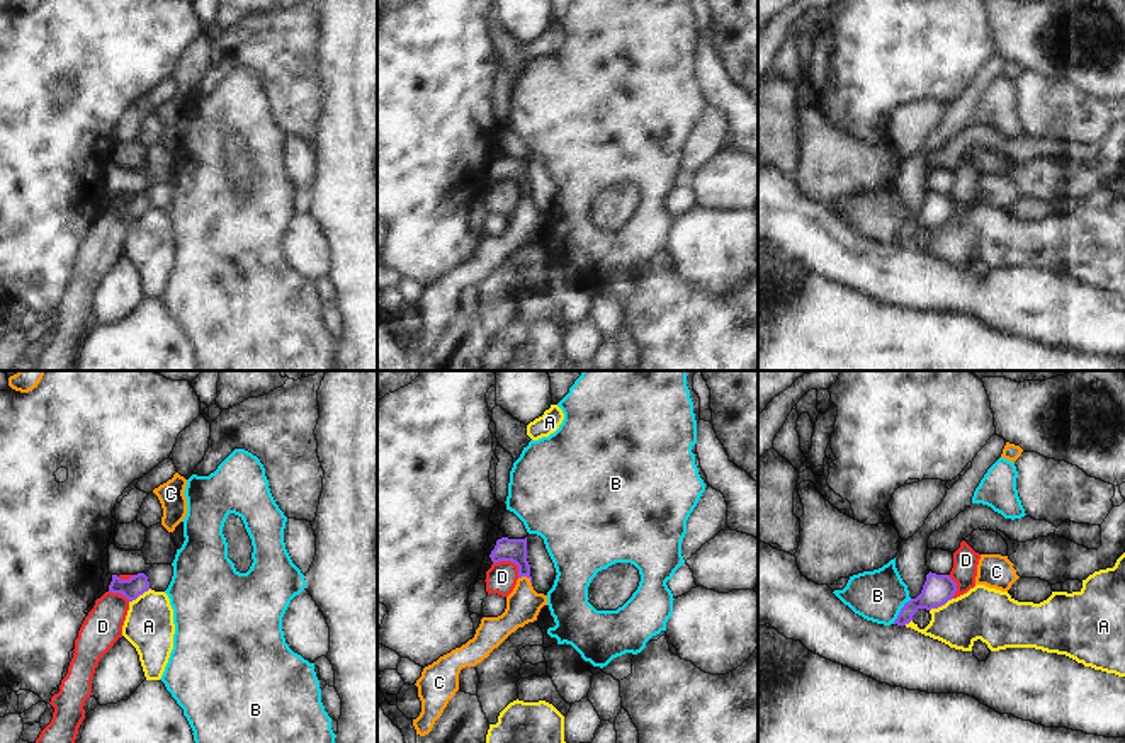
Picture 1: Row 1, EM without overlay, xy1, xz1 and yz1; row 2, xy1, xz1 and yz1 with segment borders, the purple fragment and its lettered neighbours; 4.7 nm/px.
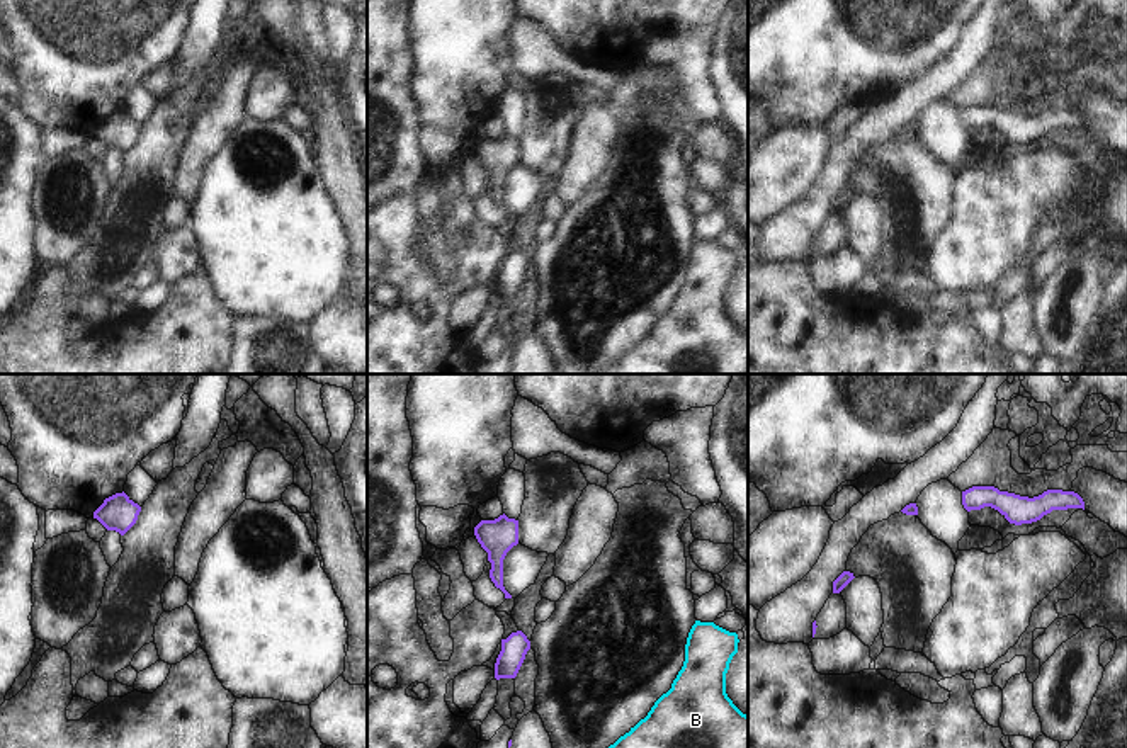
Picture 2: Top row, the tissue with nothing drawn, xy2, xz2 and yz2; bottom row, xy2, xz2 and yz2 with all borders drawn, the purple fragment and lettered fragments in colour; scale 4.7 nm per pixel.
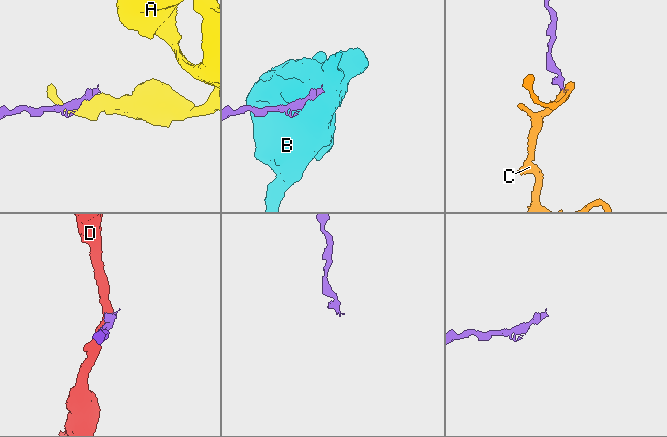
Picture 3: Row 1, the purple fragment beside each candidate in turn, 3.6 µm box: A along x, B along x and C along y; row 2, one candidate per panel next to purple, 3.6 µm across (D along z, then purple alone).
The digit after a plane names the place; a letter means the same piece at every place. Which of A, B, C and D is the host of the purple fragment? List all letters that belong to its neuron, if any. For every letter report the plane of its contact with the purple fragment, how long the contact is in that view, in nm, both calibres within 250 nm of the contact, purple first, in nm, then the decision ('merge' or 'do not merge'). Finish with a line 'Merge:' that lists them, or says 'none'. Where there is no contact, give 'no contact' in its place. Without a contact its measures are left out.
A: contact in yz1; length 130 nm; calibres 140 and 260 nm; do not merge
B: contact in yz1; length 150 nm; calibres 140 and 240 nm; do not merge
C: contact in xz1; length 70 nm; calibres 110 and 160 nm; merge
D: contact in xz1; length 150 nm; calibres 110 and 150 nm; do not merge
Merge: C

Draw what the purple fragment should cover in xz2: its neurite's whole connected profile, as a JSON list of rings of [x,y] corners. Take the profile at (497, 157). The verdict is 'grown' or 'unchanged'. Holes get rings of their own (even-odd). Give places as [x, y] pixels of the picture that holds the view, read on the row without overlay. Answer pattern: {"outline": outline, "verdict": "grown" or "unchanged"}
{"outline": [[[505,133],[495,139],[481,139],[474,146],[474,155],[488,172],[491,201],[505,212],[505,218],[512,218],[503,206],[503,178],[507,172],[518,163],[518,139],[508,138]]], "verdict": "unchanged"}

